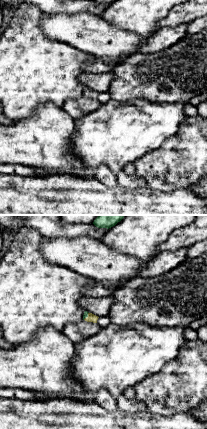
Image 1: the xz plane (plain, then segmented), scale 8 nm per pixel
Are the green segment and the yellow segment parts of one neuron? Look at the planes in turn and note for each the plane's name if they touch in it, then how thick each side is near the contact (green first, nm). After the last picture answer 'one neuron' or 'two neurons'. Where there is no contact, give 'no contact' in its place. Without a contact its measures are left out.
meets green in xz; 40 nm thick on the green side, 70 nm on the other

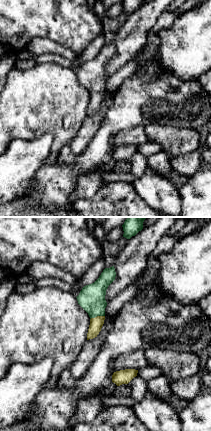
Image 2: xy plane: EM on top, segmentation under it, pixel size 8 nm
meets green in xy; 220 nm thick on the green side, 100 nm on the other

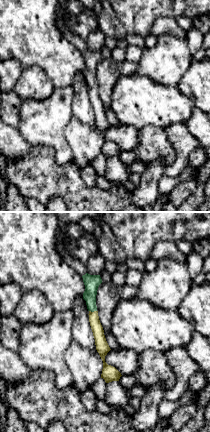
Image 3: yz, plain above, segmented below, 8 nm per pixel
meets green in yz; 120 nm thick on the green side, 100 nm on the other

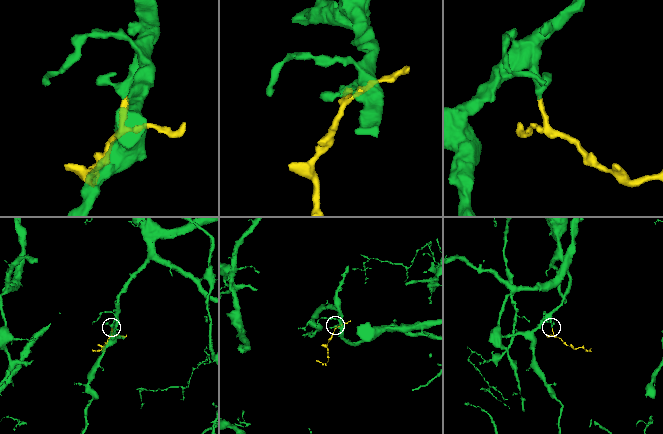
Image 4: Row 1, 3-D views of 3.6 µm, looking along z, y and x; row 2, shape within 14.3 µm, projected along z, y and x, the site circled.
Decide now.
one neuron

